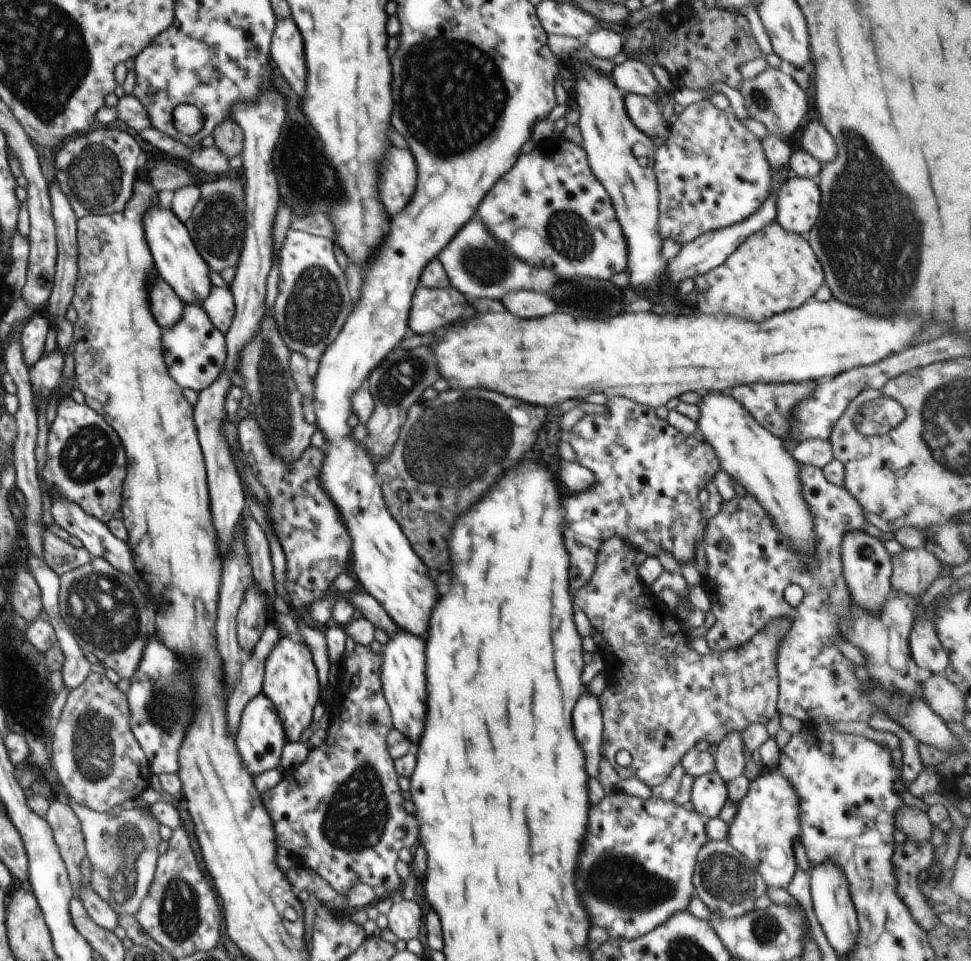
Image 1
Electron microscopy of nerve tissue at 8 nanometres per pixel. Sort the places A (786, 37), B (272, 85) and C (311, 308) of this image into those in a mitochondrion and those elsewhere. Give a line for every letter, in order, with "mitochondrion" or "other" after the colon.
A: other
B: other
C: mitochondrion

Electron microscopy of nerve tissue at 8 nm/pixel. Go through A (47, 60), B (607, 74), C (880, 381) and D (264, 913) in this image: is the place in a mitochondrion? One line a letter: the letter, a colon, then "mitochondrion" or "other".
A: mitochondrion
B: other
C: other
D: other

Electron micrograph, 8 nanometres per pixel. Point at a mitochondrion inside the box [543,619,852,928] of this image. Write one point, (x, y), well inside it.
(607, 882)

